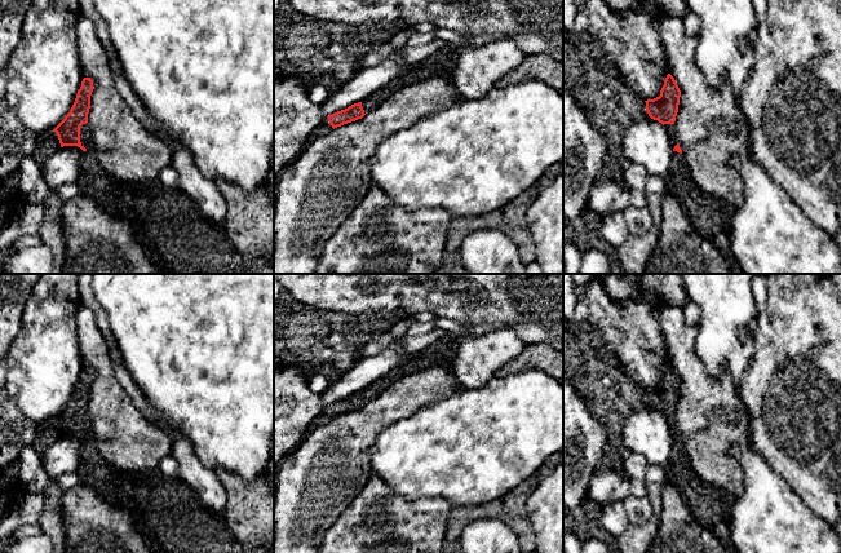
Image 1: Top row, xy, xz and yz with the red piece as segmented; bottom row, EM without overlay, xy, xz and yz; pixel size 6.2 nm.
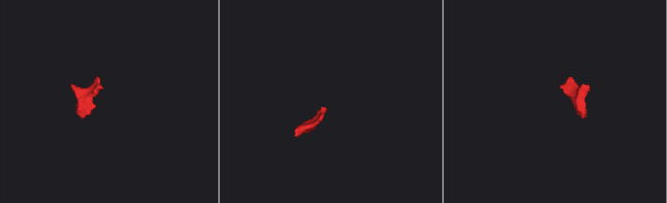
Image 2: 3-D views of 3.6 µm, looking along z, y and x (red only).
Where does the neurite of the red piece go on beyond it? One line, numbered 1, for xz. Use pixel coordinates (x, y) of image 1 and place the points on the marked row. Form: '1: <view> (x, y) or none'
1: xz (442, 63)

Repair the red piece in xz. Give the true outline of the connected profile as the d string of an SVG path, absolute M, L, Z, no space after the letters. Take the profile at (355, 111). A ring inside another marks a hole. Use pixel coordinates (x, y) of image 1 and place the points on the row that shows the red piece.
M452 45L443 48L435 54L415 63L410 71L404 72L400 78L393 80L386 87L379 89L364 101L323 118L320 124L310 134L307 145L322 136L331 133L337 127L362 119L364 115L377 109L395 90L403 87L408 87L430 78L442 78L453 83L453 70L460 52L461 48Z

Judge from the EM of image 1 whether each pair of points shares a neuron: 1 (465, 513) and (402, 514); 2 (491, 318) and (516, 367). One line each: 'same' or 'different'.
1: different
2: different

